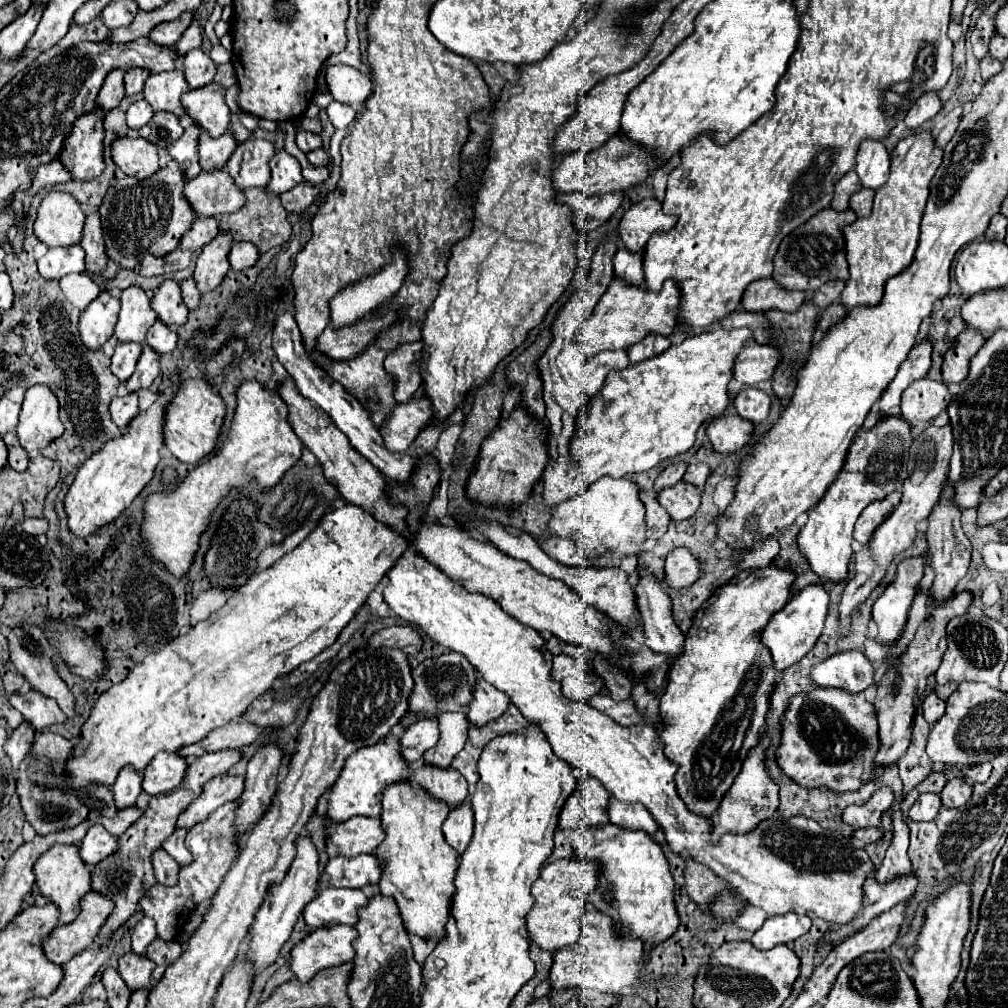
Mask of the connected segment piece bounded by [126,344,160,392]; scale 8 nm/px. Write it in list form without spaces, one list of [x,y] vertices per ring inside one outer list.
[[[148,344],[142,346],[142,354],[138,358],[136,372],[126,382],[128,392],[136,392],[140,388],[150,388],[150,384],[154,382],[154,378],[160,374],[160,362],[158,362],[158,358],[160,356]]]

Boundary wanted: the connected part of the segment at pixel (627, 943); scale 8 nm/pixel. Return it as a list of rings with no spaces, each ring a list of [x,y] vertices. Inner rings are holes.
[[[586,910],[582,916],[582,932],[576,944],[560,948],[554,952],[554,964],[550,968],[550,986],[552,988],[592,988],[598,992],[632,992],[642,980],[642,942],[624,938],[612,924],[612,920],[596,910]]]

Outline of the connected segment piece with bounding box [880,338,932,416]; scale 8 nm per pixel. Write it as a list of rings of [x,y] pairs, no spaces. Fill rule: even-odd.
[[[922,338],[920,344],[916,344],[912,348],[912,352],[908,354],[906,362],[900,366],[896,378],[890,382],[888,390],[884,392],[884,396],[880,398],[880,414],[886,416],[890,408],[896,408],[900,404],[900,396],[902,392],[918,378],[924,378],[926,372],[930,370],[930,354],[932,354],[932,342],[928,338]]]

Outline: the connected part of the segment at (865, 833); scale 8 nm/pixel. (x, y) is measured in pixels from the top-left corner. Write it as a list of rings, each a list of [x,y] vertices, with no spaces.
[[[860,828],[854,832],[854,840],[860,840],[864,844],[874,844],[884,836],[884,828]]]

